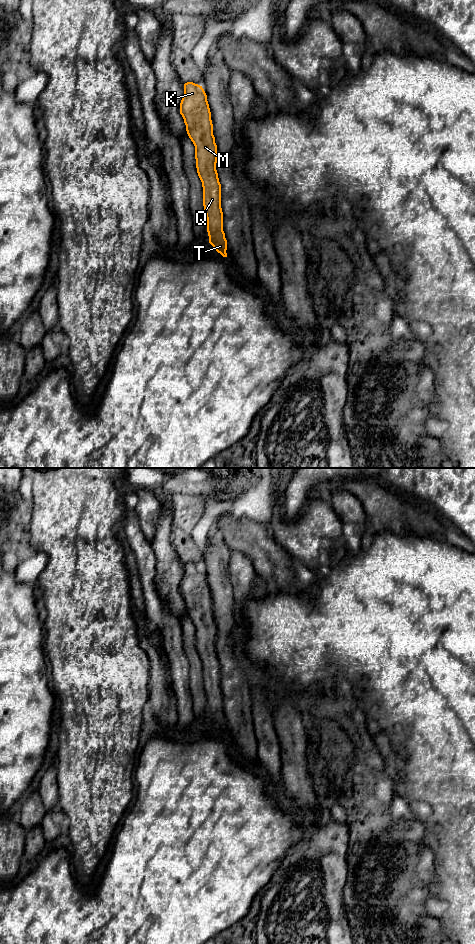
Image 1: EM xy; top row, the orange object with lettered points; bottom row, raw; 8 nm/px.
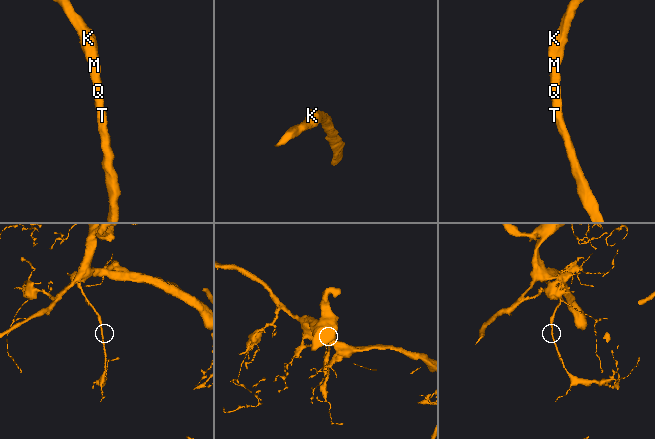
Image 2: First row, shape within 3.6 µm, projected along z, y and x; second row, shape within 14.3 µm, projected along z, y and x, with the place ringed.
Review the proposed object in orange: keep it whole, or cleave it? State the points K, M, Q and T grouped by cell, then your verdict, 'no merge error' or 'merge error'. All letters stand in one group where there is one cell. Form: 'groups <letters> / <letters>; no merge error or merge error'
groups K M Q T; no merge error

